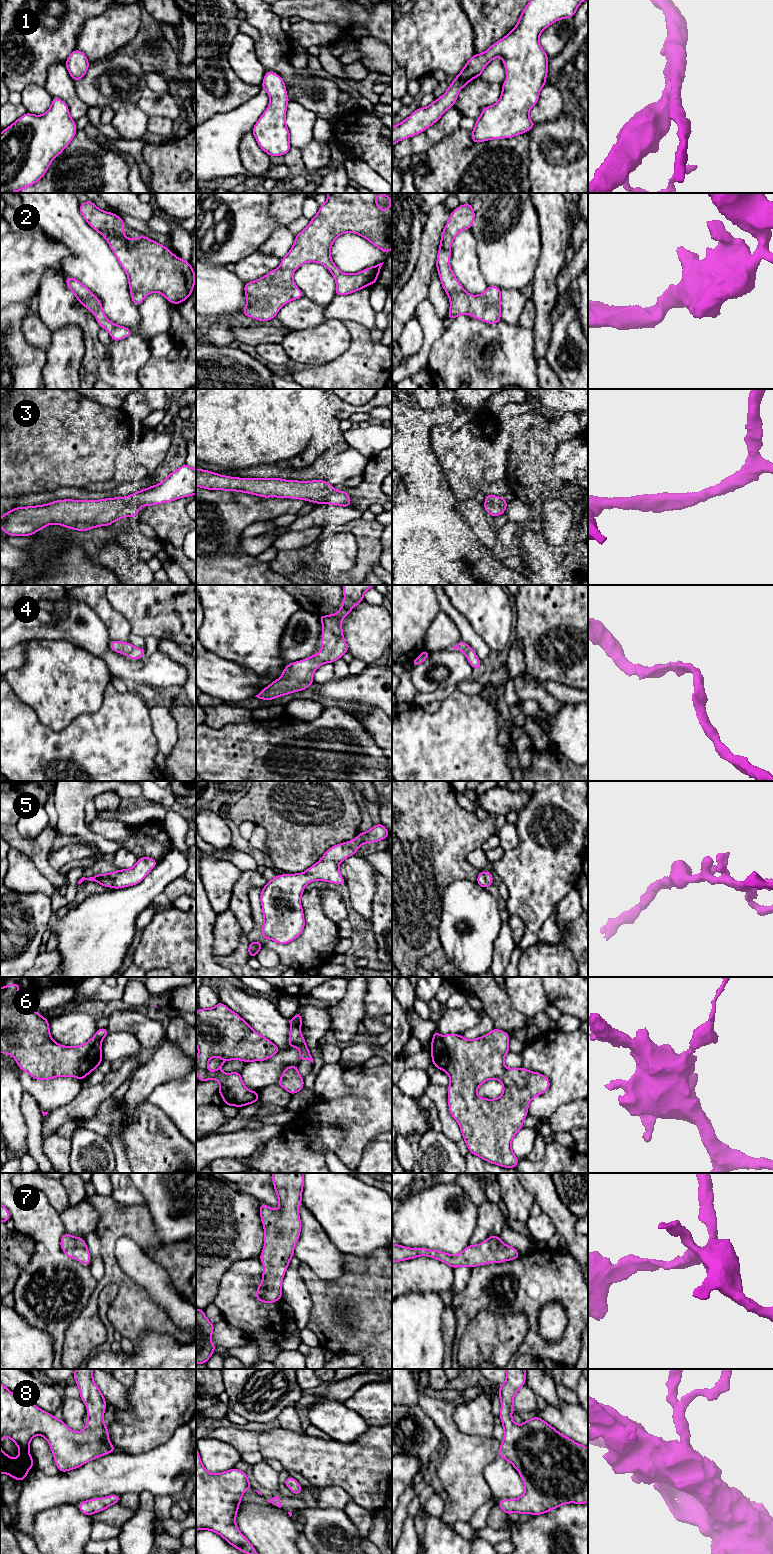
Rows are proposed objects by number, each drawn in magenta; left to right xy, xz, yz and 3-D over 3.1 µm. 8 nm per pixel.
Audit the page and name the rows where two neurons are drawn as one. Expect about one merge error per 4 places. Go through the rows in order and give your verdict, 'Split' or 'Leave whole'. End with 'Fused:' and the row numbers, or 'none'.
1: Leave whole
2: Leave whole
3: Leave whole
4: Leave whole
5: Leave whole
6: Split
7: Leave whole
8: Leave whole
Fused: 6

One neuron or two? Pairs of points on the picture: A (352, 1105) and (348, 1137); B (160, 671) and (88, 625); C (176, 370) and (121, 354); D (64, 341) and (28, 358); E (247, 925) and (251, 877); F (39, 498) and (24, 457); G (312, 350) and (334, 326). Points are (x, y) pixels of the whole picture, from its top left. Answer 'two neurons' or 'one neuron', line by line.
A: one neuron
B: one neuron
C: two neurons
D: two neurons
E: one neuron
F: two neurons
G: one neuron

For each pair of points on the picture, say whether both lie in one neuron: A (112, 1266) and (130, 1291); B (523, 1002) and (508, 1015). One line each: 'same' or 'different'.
A: same
B: different

